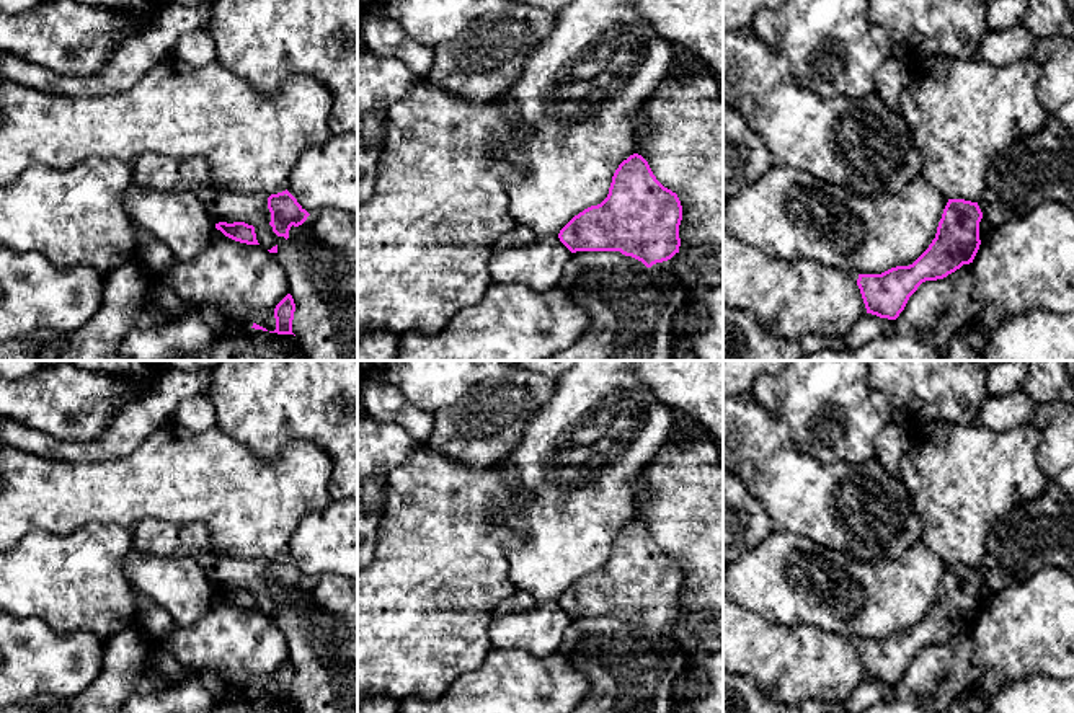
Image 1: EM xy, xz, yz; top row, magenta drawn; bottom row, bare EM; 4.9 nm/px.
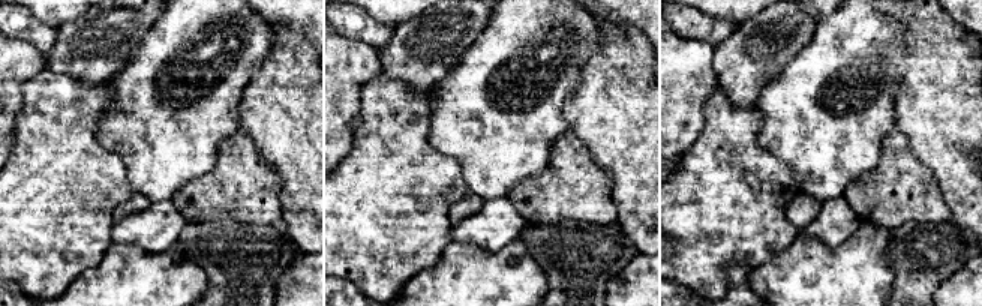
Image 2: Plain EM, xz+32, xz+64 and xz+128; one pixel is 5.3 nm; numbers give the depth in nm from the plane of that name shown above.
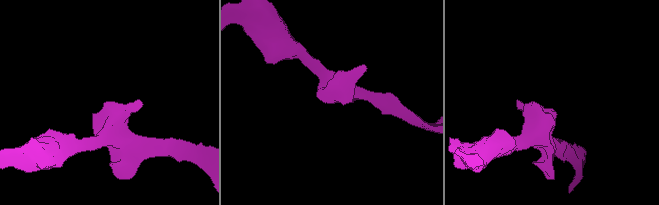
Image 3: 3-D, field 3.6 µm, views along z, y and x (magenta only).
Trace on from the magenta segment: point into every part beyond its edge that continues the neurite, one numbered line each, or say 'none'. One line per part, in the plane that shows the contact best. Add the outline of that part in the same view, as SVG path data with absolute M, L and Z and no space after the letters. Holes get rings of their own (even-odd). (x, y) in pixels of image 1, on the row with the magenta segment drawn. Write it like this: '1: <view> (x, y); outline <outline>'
none

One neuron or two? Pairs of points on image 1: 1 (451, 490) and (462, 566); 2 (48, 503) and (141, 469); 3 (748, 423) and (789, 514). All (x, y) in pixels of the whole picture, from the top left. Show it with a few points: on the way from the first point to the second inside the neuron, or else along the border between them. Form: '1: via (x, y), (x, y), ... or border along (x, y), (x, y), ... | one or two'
1: via (451, 509), (451, 547) | one
2: via (71, 495), (118, 491) | one
3: via (754, 446), (789, 485), (789, 491) | one

